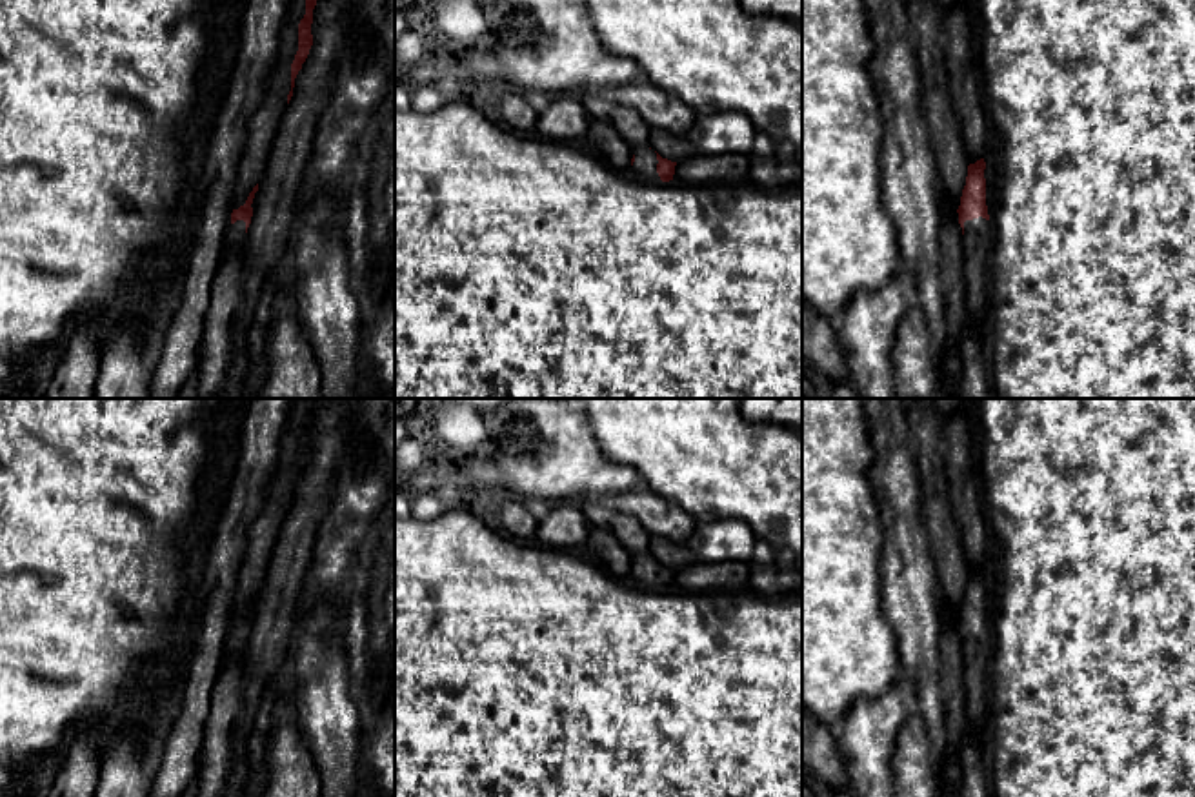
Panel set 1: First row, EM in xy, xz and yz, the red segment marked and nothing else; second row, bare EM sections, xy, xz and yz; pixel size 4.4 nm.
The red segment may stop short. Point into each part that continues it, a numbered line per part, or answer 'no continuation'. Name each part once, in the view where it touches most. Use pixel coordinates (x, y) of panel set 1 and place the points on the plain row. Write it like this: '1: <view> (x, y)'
1: yz (977, 641)

